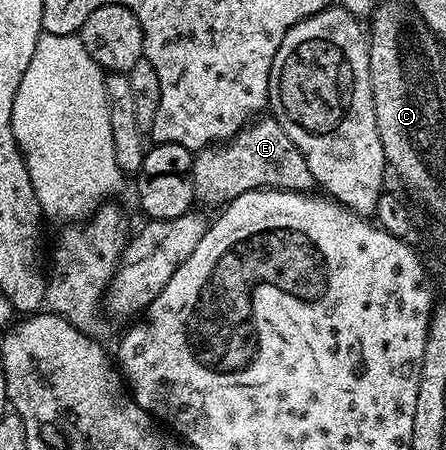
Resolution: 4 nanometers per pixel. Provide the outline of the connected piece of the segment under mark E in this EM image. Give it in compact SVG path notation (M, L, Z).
M262 116L251 121L229 142L206 146L194 154L192 168L194 181L194 201L200 207L221 208L236 196L253 190L301 190L310 192L316 183L308 160L288 140L288 132L272 116Z

